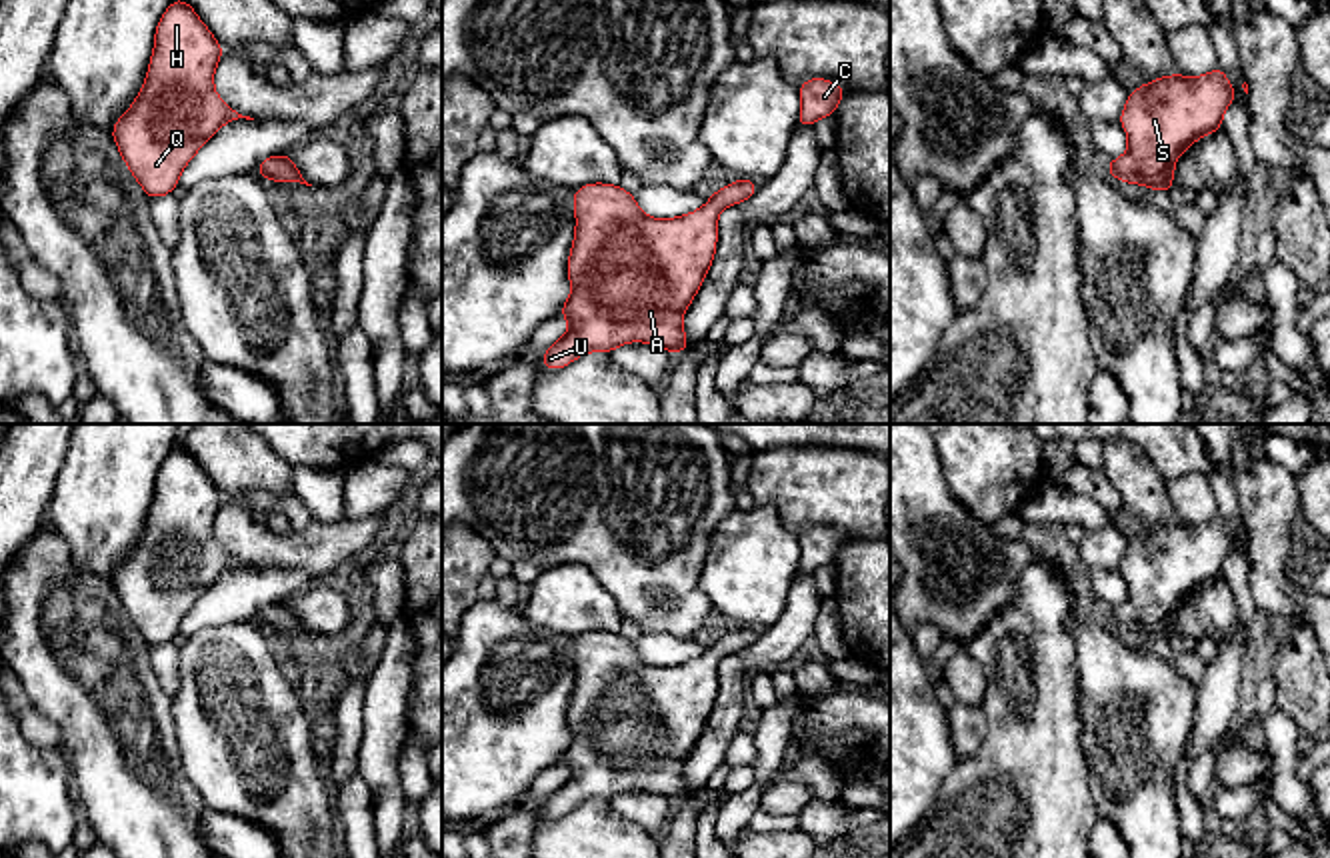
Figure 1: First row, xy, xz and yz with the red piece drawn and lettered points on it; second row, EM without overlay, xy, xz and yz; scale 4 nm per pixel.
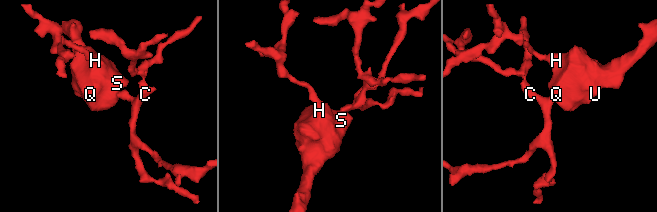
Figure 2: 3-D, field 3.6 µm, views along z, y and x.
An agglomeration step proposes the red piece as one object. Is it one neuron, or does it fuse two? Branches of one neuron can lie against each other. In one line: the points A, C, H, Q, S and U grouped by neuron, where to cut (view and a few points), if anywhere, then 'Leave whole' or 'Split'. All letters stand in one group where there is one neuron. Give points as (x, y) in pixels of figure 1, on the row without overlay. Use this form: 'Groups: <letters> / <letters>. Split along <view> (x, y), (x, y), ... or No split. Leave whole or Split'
Groups: A C H Q S U. No split. Leave whole

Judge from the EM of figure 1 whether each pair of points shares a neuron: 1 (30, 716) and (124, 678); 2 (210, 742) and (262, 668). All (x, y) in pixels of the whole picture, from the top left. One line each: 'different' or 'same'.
1: different
2: same

